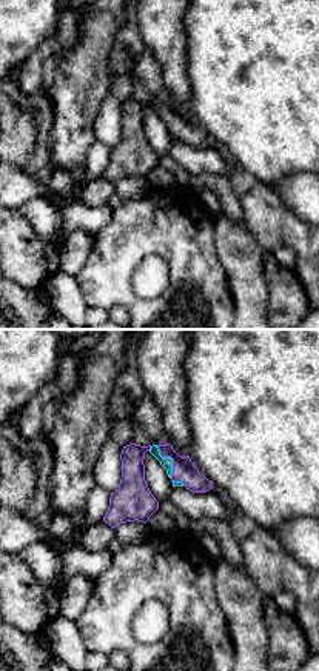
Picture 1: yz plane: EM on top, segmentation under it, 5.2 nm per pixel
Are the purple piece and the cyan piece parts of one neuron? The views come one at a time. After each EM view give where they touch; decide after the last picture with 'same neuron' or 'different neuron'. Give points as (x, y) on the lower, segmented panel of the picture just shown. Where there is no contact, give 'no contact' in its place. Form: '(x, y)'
(173, 465)

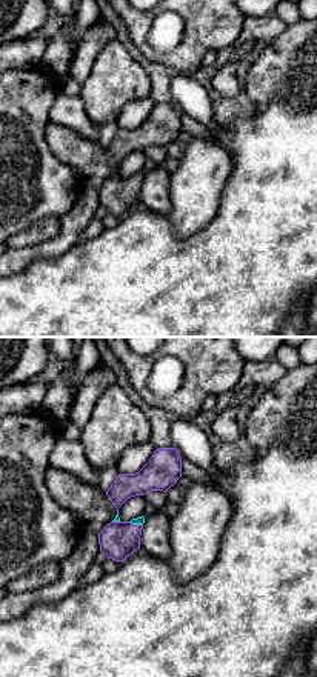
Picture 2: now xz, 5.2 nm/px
(136, 525)

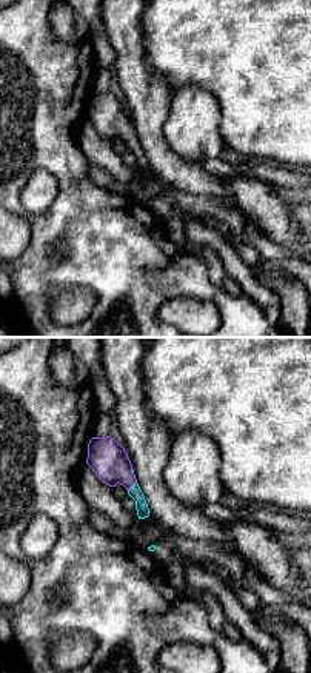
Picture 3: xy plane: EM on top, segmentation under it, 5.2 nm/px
(133, 484)

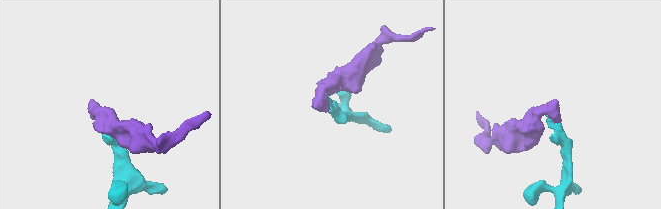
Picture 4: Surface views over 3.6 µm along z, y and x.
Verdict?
same neuron

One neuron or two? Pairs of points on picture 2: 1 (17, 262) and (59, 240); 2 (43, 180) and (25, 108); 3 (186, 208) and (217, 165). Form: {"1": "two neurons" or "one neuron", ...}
{"1": "one neuron", "2": "one neuron", "3": "one neuron"}

